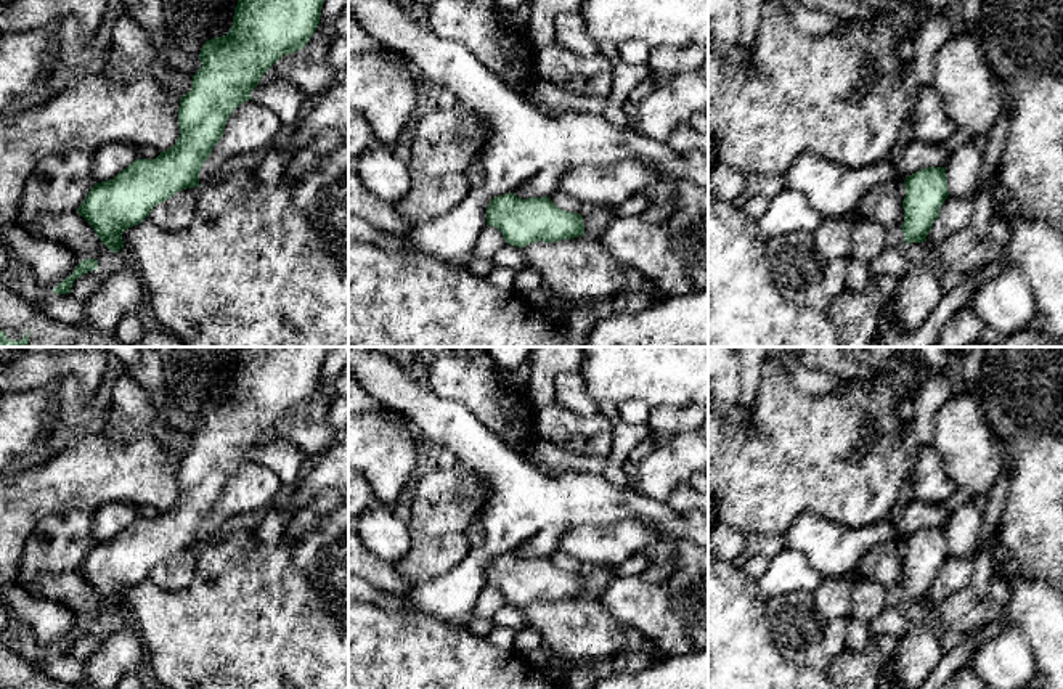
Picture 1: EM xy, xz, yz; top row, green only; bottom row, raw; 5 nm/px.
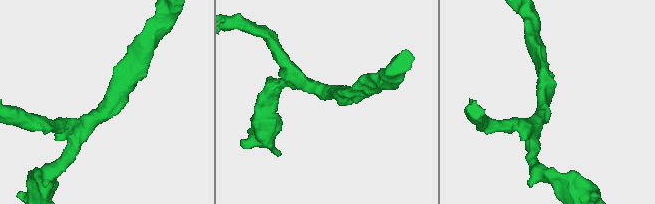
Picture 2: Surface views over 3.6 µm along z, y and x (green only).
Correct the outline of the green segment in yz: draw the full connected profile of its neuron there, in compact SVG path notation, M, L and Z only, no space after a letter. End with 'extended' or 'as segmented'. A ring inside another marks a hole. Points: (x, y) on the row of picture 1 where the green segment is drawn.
M946 167L922 169L909 175L904 186L904 222L901 228L906 244L923 243L949 196Z; as segmented

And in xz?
M496 196L487 207L487 225L498 228L506 243L525 247L532 243L556 243L584 234L583 217L559 209L548 196Z; as segmented

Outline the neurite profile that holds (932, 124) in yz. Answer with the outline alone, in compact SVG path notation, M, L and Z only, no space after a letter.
M933 84L914 87L912 140L939 145L951 138L957 127L943 109L943 98Z

